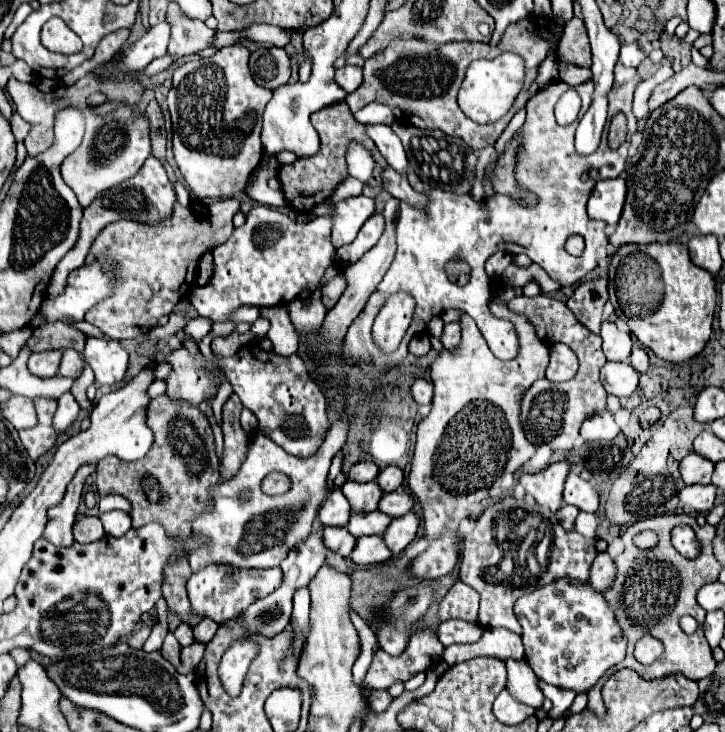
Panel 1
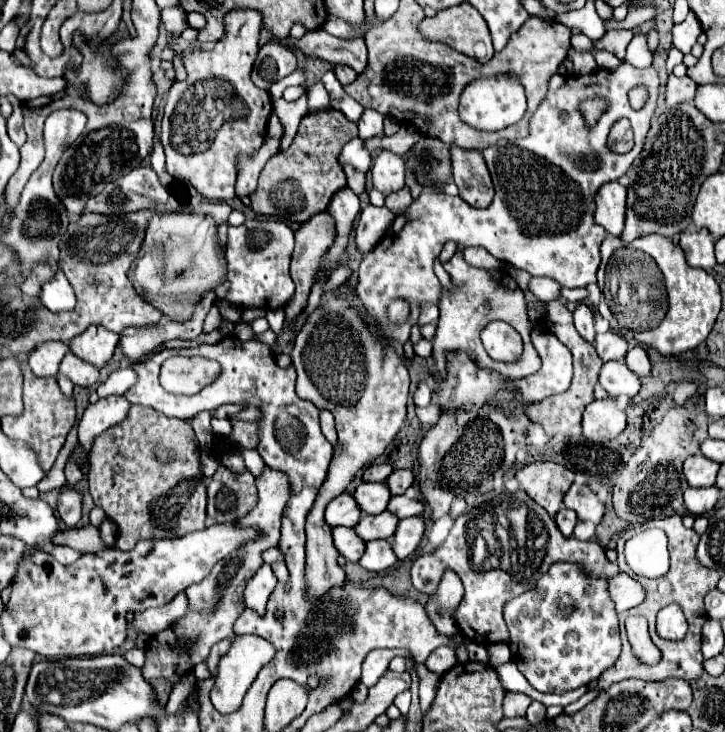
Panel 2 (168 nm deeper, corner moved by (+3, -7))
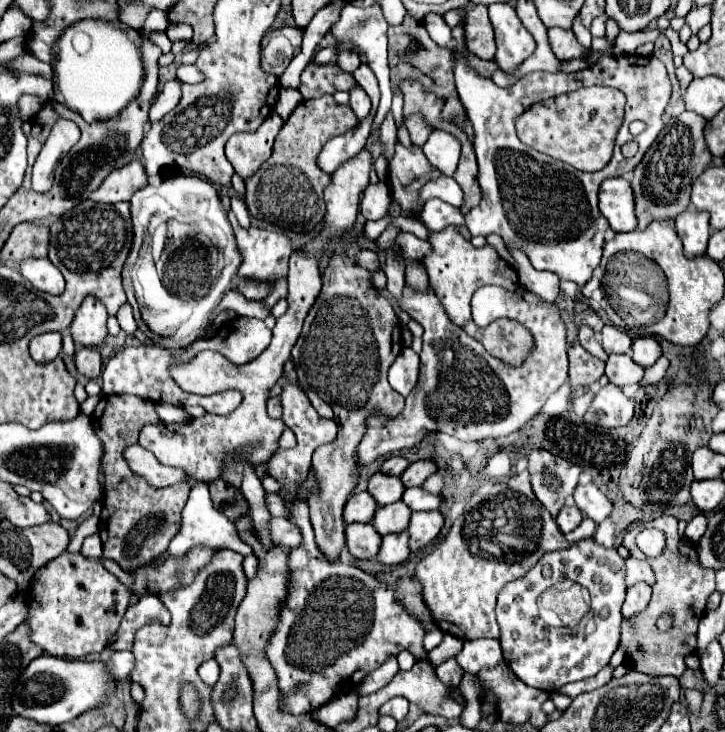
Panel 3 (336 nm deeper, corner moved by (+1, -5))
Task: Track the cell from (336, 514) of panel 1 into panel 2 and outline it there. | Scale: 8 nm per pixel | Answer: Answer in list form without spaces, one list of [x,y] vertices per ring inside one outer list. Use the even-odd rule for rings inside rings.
[[[342,493],[330,501],[330,505],[326,507],[324,519],[330,527],[340,527],[340,525],[342,527],[354,527],[360,519],[360,509],[358,509],[352,495]]]

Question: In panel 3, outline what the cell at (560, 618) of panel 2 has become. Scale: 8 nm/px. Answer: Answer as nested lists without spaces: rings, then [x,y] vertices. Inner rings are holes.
[[[586,537],[564,551],[544,553],[544,557],[540,557],[524,577],[504,585],[498,595],[496,617],[502,635],[502,653],[514,675],[528,687],[554,693],[562,685],[594,677],[602,667],[606,667],[620,641],[620,609],[626,597],[624,577],[624,559],[618,555],[616,547],[604,547],[592,537]]]

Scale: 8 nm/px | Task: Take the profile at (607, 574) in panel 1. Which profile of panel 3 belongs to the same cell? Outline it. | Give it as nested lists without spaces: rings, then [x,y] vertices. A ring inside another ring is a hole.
[[[636,583],[634,587],[630,587],[624,607],[622,607],[622,617],[632,619],[638,613],[642,613],[650,601],[650,593],[652,593],[652,589],[646,583]]]

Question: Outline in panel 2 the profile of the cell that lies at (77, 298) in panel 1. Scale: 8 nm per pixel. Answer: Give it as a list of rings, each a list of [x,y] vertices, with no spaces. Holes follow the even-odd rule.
[[[58,271],[52,281],[44,283],[42,293],[40,293],[40,301],[46,305],[46,309],[50,309],[52,313],[60,313],[60,311],[70,311],[76,307],[76,295],[74,289],[70,287],[70,281],[66,279],[66,275],[62,271]]]

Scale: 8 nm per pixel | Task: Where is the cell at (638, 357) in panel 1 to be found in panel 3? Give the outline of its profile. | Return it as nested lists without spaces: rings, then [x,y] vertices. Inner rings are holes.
[[[644,335],[644,337],[634,339],[630,355],[632,355],[632,359],[634,359],[638,365],[650,367],[650,365],[654,365],[656,359],[662,355],[662,349],[660,349],[660,343],[656,341],[656,337]]]

